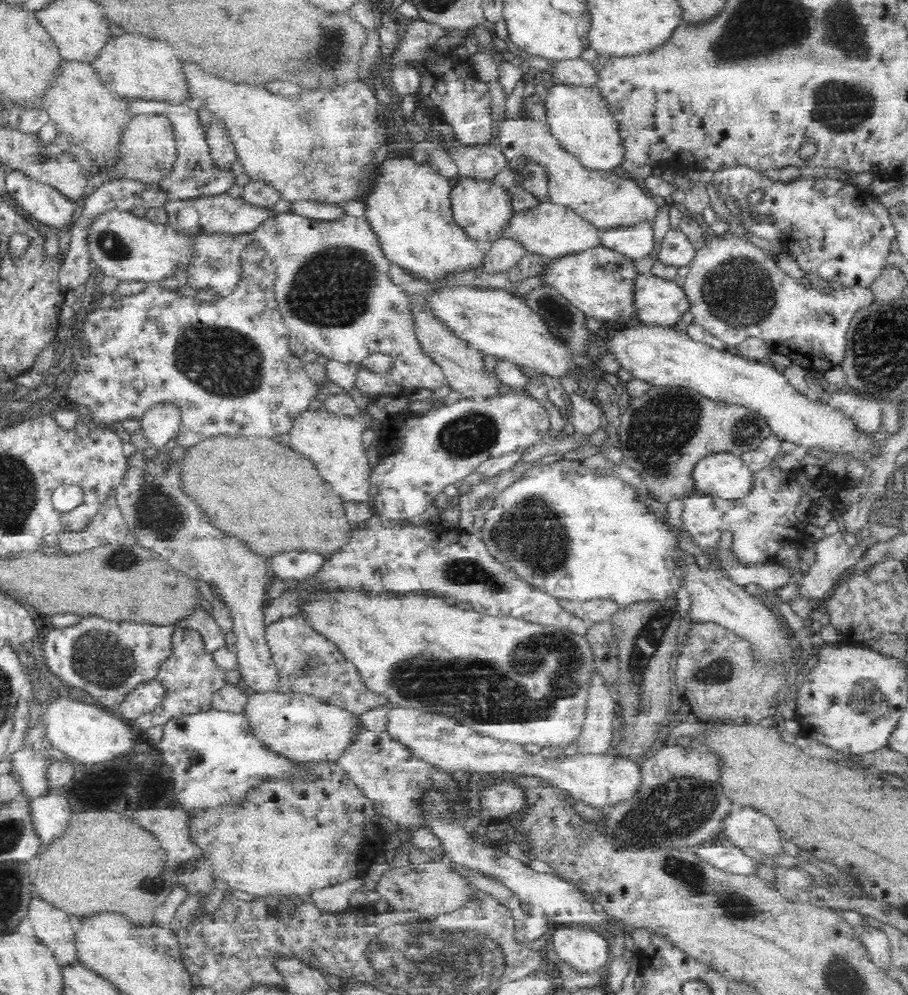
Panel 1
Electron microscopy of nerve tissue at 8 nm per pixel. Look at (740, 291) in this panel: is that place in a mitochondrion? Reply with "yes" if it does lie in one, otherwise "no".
yes

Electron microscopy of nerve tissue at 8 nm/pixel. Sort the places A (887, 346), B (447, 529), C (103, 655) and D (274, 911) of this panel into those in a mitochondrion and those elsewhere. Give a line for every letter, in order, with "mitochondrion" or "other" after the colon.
A: mitochondrion
B: other
C: mitochondrion
D: other

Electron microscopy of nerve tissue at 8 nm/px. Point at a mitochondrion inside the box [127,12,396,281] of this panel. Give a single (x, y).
(326, 54)

